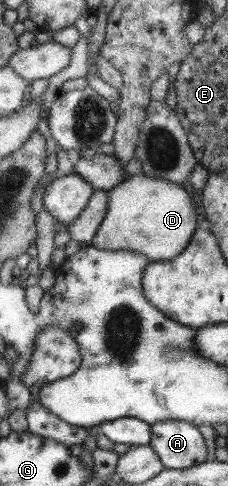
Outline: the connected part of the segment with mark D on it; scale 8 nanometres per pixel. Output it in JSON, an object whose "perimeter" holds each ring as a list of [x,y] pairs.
{"perimeter":[[[145,174],[131,175],[107,191],[107,197],[109,197],[107,215],[101,222],[97,235],[92,241],[92,245],[100,250],[141,253],[150,262],[171,260],[187,248],[191,238],[194,238],[195,230],[200,227],[197,224],[194,199],[189,196],[189,192],[182,184],[165,179],[151,178]]]}

